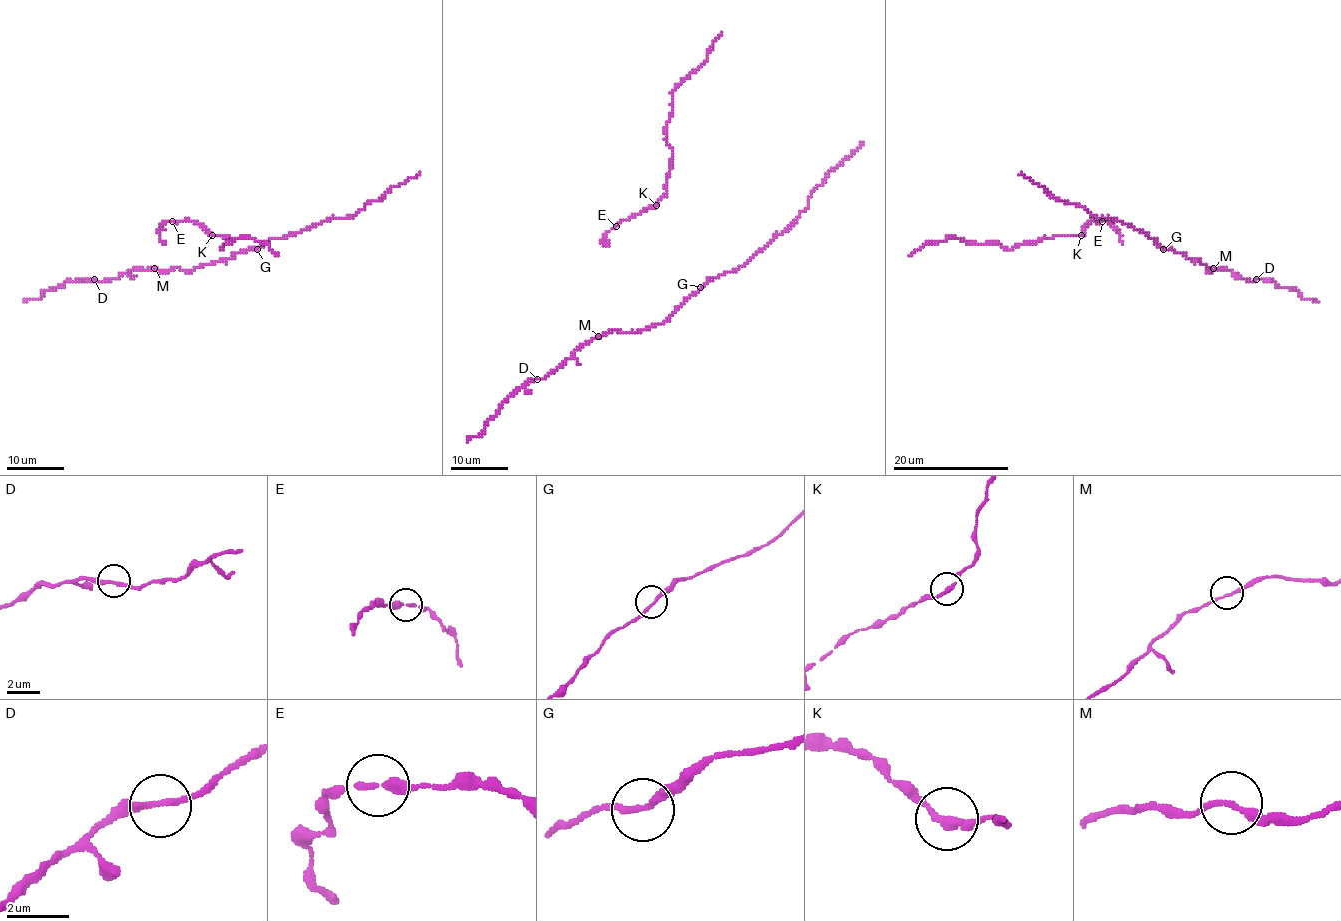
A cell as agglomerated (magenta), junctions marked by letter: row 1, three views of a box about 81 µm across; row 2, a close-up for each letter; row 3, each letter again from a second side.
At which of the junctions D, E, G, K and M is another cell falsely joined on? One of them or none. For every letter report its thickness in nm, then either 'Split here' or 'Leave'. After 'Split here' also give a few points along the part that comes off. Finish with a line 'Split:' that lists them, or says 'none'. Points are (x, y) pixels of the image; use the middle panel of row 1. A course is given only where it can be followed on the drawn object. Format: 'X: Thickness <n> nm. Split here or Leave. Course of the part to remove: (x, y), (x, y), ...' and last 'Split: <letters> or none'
D: Thickness 200 nm. Leave
E: Thickness 240 nm. Leave
G: Thickness 190 nm. Leave
K: Thickness 240 nm. Leave
M: Thickness 190 nm. Leave
Split: none

